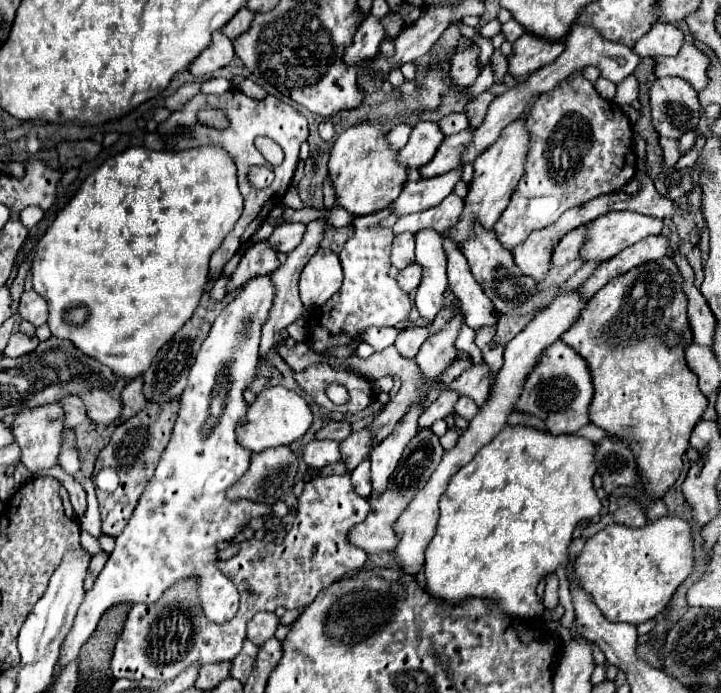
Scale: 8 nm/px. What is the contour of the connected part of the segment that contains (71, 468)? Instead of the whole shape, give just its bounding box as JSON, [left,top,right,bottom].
[60,429,80,475]

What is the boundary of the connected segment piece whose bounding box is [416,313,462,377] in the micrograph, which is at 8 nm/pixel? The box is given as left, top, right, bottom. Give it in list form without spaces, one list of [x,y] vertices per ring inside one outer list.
[[[458,313],[444,331],[430,335],[420,347],[416,355],[416,363],[420,365],[422,373],[426,373],[428,377],[434,377],[434,373],[438,373],[438,369],[442,369],[442,365],[446,365],[450,357],[456,357],[454,339],[460,331],[460,321],[462,321],[462,313]]]

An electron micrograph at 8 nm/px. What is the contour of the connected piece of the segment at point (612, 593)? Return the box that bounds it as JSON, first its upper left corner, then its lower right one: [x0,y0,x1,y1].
[574,515,696,625]

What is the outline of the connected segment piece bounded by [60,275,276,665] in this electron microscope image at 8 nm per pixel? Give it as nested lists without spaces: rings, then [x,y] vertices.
[[[260,275],[248,279],[242,289],[236,293],[236,297],[222,309],[222,313],[216,317],[210,335],[202,343],[194,365],[190,367],[188,385],[180,397],[180,413],[172,431],[172,439],[166,447],[166,451],[160,457],[160,463],[156,467],[154,477],[146,485],[130,523],[126,529],[116,537],[116,547],[110,553],[110,559],[106,561],[102,573],[96,577],[94,587],[86,593],[74,627],[70,629],[64,645],[62,645],[62,665],[70,663],[78,657],[80,647],[88,641],[88,637],[94,633],[100,617],[106,609],[118,603],[146,603],[154,605],[172,585],[176,585],[184,577],[192,577],[198,585],[198,599],[202,605],[202,613],[212,623],[226,623],[230,621],[238,611],[238,591],[234,589],[234,583],[230,579],[224,579],[224,573],[218,567],[218,543],[236,537],[252,519],[264,517],[272,511],[272,505],[256,503],[256,501],[230,501],[226,497],[226,491],[236,485],[236,481],[248,471],[252,451],[244,449],[236,441],[236,427],[244,421],[248,403],[244,401],[244,391],[254,381],[258,371],[258,345],[262,327],[266,325],[270,317],[270,309],[274,303],[274,283],[270,275]]]

